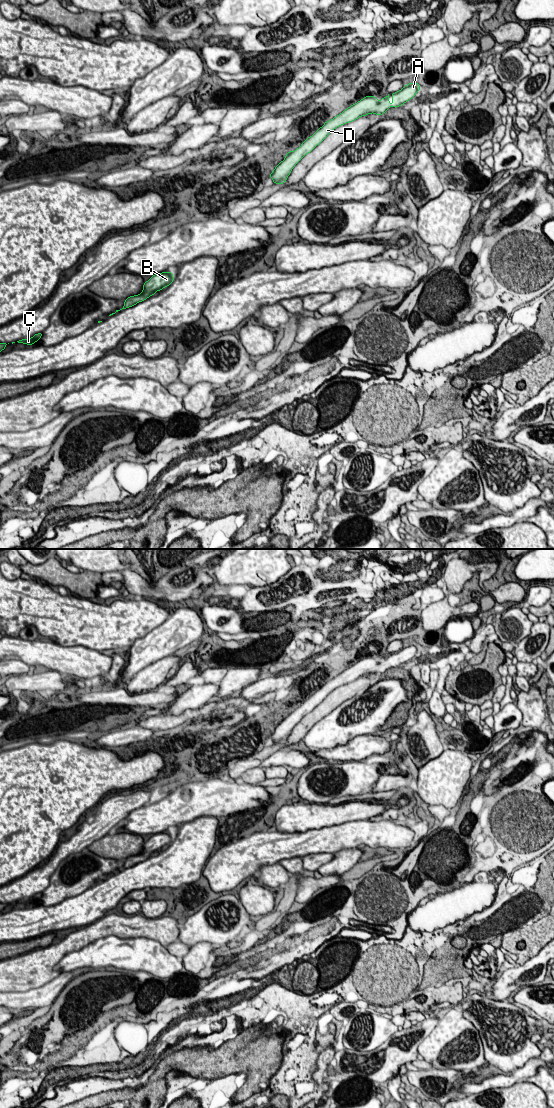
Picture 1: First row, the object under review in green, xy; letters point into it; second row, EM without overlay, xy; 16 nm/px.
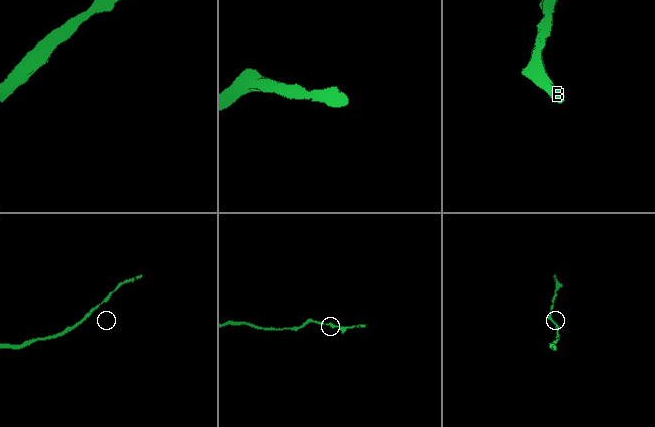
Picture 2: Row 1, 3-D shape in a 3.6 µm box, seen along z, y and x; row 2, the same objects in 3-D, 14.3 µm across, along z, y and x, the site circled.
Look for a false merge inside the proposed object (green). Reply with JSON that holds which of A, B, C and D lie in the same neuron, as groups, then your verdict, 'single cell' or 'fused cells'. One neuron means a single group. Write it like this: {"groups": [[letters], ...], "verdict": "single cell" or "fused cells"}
{"groups": [["A", "B", "C", "D"]], "verdict": "single cell"}

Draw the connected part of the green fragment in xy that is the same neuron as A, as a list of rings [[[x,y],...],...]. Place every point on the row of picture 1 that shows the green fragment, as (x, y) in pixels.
[[[409,83],[398,92],[391,94],[393,98],[392,104],[389,103],[389,94],[381,100],[377,100],[375,96],[365,96],[333,119],[325,122],[312,136],[302,142],[299,148],[288,152],[285,159],[275,167],[269,177],[273,179],[275,184],[281,185],[285,183],[295,165],[319,145],[334,129],[371,113],[378,116],[382,115],[390,109],[391,106],[397,108],[407,103],[418,91],[420,91],[420,85],[418,83]]]

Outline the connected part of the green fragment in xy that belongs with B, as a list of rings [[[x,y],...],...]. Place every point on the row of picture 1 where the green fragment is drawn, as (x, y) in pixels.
[[[171,271],[167,273],[162,272],[154,274],[147,282],[144,282],[143,291],[134,296],[128,297],[124,301],[124,306],[122,309],[126,309],[136,305],[139,302],[142,302],[154,295],[157,291],[162,290],[163,288],[169,286],[174,280],[174,276]]]

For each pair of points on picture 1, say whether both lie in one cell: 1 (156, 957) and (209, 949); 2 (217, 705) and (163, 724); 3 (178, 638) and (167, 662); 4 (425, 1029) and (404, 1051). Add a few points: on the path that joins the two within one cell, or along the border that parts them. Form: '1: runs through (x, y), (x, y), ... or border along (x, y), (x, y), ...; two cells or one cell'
1: border along (180, 959), (184, 966); two cells
2: runs through (204, 711), (189, 714), (176, 721); one cell
3: border along (172, 654), (148, 664); two cells
4: runs through (418, 1030), (404, 1044); one cell

